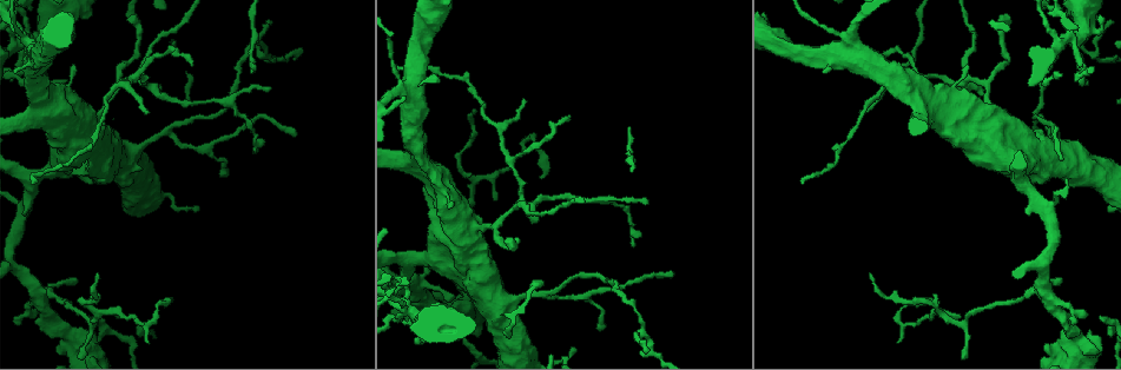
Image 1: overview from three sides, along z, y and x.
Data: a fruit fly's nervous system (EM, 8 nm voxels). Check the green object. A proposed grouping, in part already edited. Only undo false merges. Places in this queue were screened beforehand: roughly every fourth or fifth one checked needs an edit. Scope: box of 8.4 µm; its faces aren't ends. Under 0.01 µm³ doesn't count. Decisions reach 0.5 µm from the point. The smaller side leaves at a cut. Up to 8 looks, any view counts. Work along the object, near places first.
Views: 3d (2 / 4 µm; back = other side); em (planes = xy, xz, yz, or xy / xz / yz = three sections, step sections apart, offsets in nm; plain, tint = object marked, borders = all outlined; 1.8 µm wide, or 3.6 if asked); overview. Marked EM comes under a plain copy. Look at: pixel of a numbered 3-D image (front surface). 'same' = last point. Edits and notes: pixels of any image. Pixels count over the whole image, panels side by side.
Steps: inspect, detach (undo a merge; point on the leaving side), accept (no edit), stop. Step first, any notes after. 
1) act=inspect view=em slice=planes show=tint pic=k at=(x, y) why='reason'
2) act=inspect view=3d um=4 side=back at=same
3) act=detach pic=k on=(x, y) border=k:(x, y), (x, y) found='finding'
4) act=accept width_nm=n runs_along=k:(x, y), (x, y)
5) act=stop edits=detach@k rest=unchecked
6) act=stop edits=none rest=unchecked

act=inspect view=em um=3.6 slice=xz step=16 show=tint pic=1 at=(32, 36) why='arms run side by side'

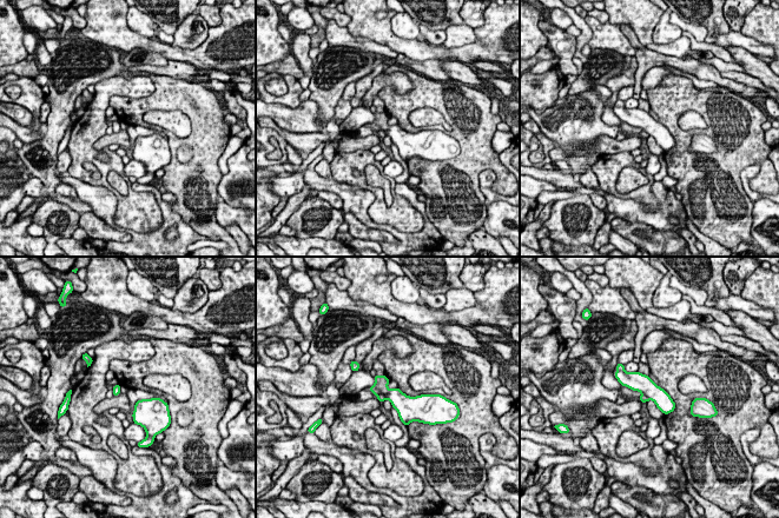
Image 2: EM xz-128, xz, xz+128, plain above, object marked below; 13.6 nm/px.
act=inspect view=em um=3.6 slice=planes show=tint at=same

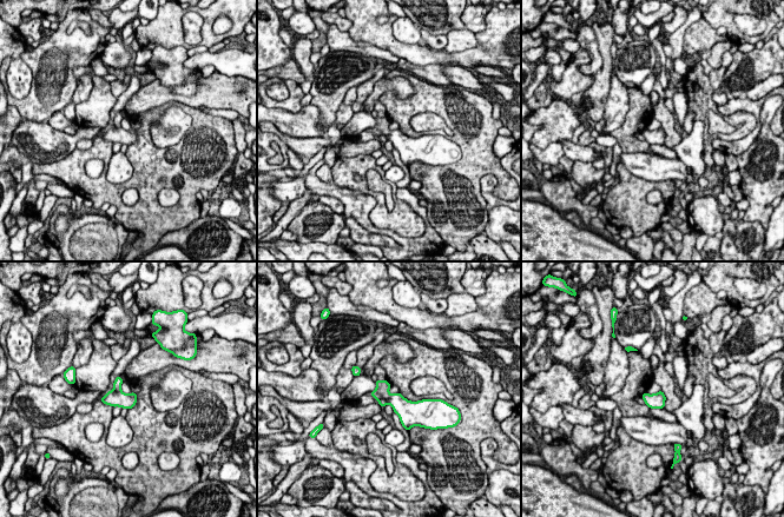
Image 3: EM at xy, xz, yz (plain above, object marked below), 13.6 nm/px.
act=accept found='all the same cell'

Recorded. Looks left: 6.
act=inspect view=em slice=xz step=8 show=tint pic=1 at=(488, 226) why='small branch off a trunk'

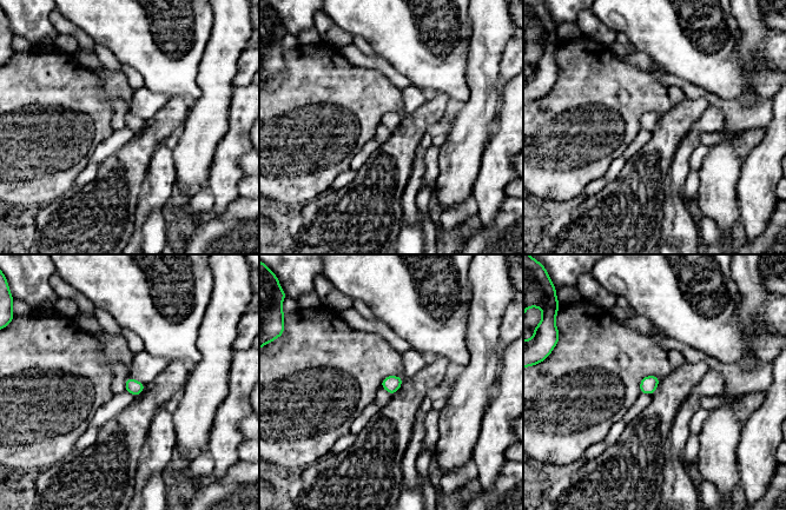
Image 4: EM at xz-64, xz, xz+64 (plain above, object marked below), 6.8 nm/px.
act=inspect view=em slice=planes show=borders at=same why='another direction'

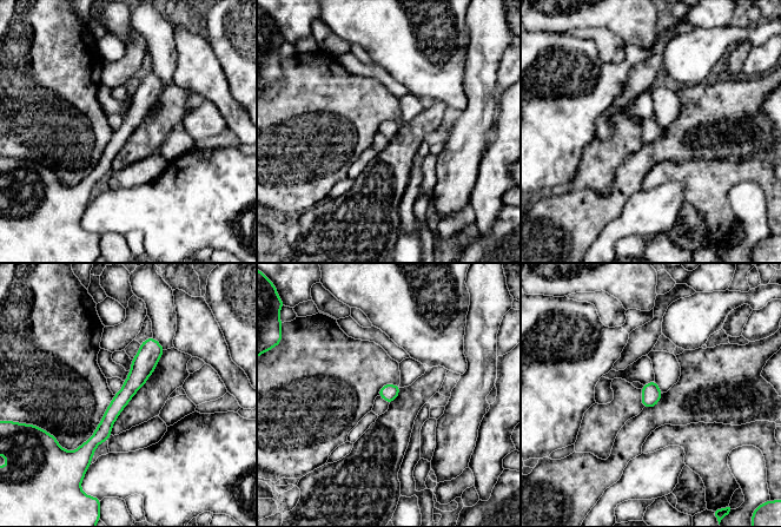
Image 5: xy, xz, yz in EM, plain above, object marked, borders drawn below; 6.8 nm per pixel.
act=accept width_nm=110 runs_along=5:(153, 342), (88, 455) found='all the same cell'

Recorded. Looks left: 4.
act=inspect view=em slice=planes show=tint pic=1 at=(413, 283) why='looks like a crossing'

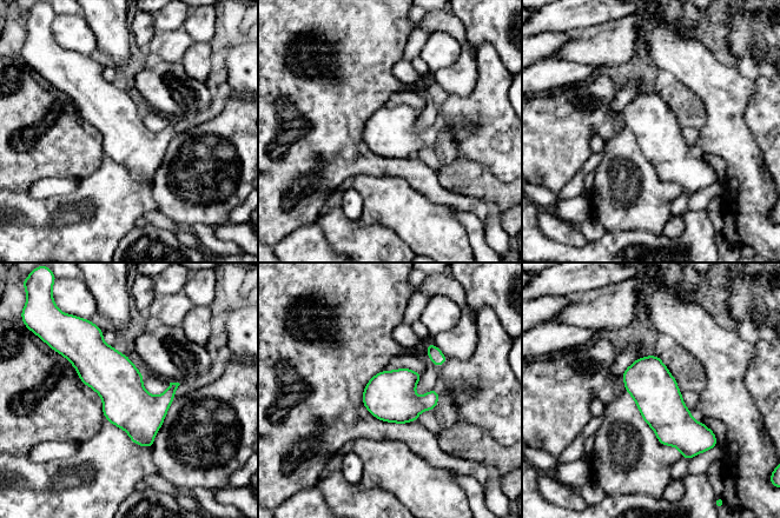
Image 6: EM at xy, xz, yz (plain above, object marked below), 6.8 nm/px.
act=accept width_nm=320 runs_along=6:(90, 334), (91, 356), (150, 443) found='continuous, no second cell'

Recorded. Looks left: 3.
act=stop edits=none rest=unchecked

